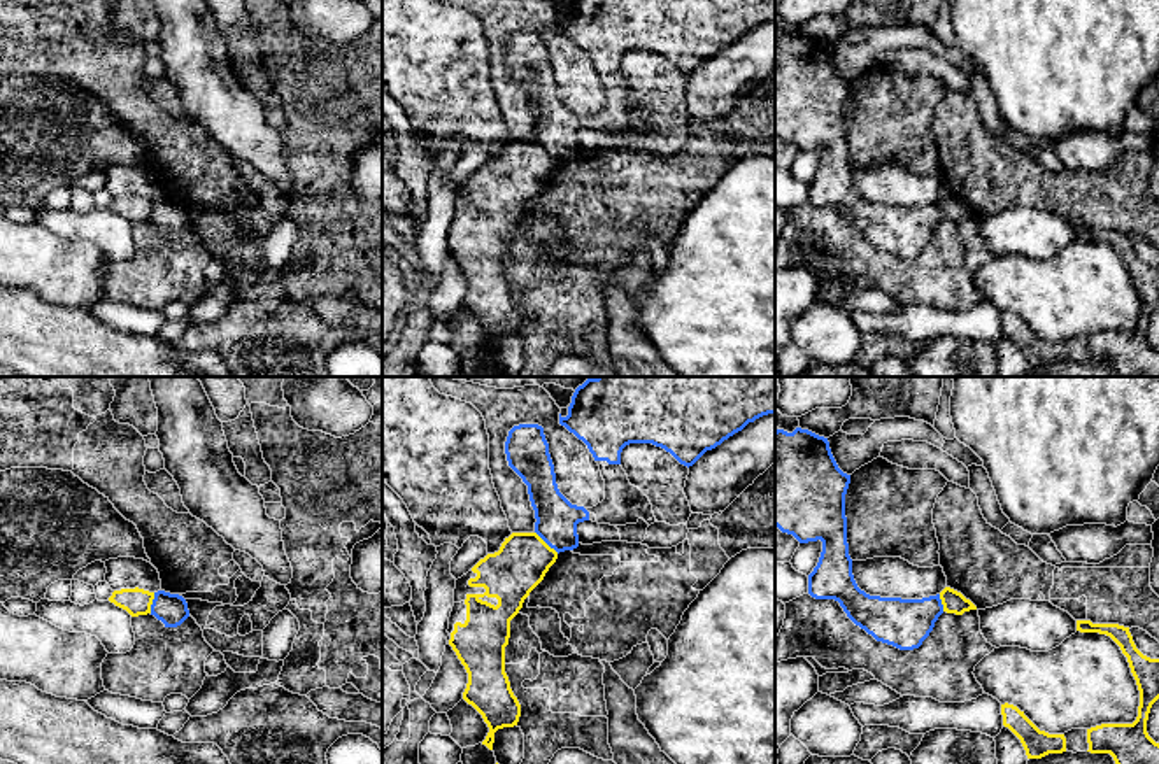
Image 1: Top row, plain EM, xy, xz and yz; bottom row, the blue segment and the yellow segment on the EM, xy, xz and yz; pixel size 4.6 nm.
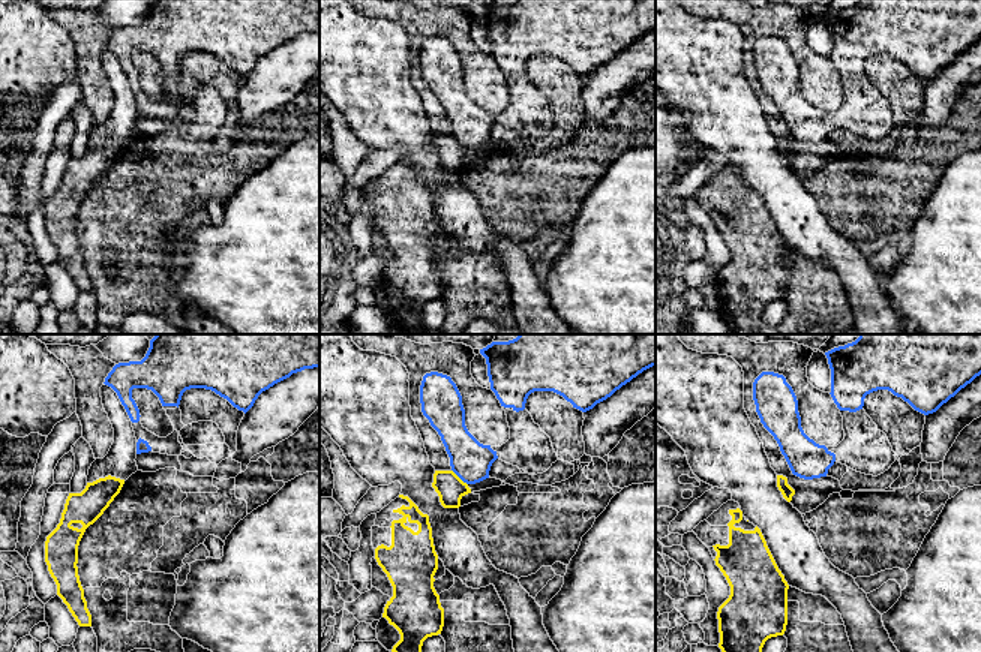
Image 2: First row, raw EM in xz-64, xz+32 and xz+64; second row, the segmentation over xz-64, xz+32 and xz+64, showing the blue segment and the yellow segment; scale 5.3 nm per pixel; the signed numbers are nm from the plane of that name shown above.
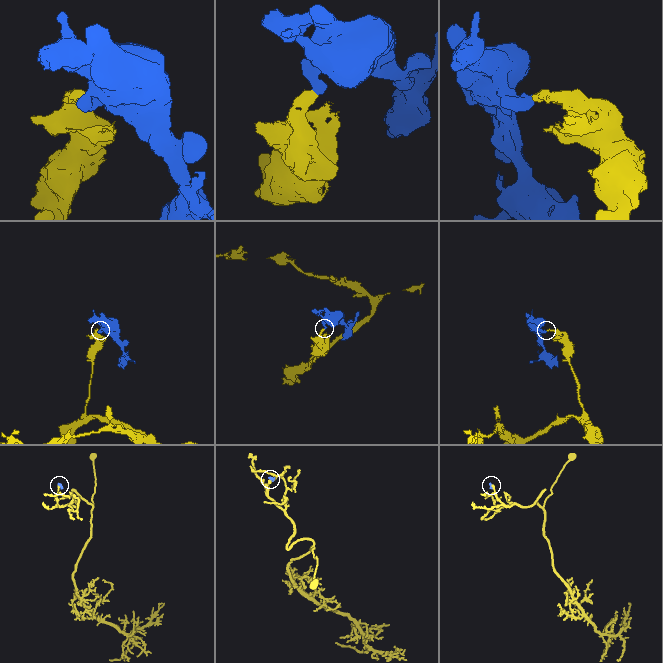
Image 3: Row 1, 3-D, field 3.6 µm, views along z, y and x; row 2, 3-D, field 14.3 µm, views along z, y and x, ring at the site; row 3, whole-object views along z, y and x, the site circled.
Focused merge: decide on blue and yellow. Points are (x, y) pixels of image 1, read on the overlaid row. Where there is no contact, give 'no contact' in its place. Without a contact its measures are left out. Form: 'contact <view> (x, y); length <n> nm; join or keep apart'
contact xz (547, 544); length 150 nm; keep apart

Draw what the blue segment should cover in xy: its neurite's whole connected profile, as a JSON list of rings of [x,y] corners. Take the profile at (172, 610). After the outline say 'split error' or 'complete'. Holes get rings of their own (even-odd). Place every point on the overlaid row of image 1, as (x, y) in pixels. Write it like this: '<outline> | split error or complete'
[[[158,591],[151,605],[151,615],[161,620],[165,627],[177,627],[189,617],[189,610],[182,596]]] | complete

